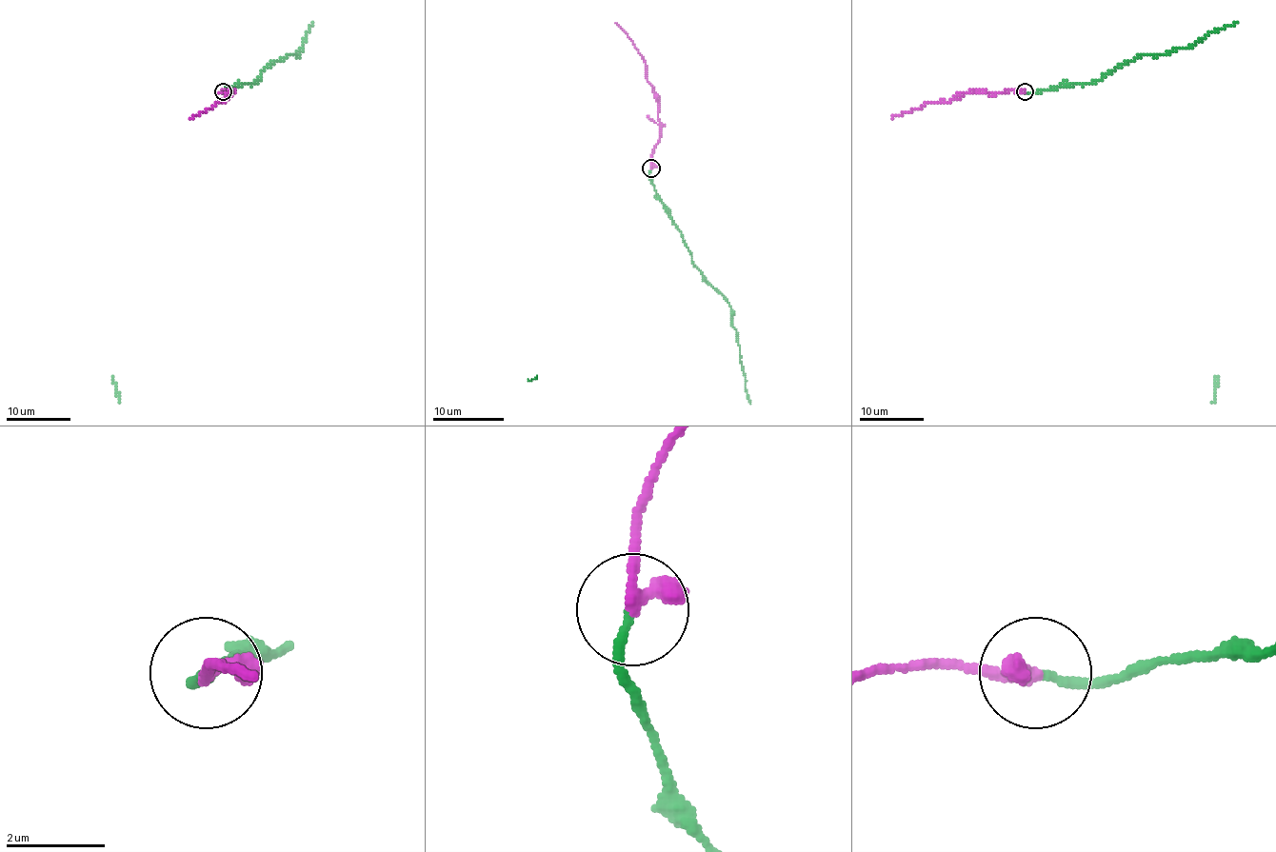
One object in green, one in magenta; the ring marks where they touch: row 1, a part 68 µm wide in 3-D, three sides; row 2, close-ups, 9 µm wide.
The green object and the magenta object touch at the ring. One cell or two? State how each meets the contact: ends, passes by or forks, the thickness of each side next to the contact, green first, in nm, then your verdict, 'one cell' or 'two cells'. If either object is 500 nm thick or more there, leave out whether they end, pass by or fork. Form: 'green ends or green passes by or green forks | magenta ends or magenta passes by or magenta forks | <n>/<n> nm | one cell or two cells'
green ends | magenta ends | 160/360 nm | one cell

